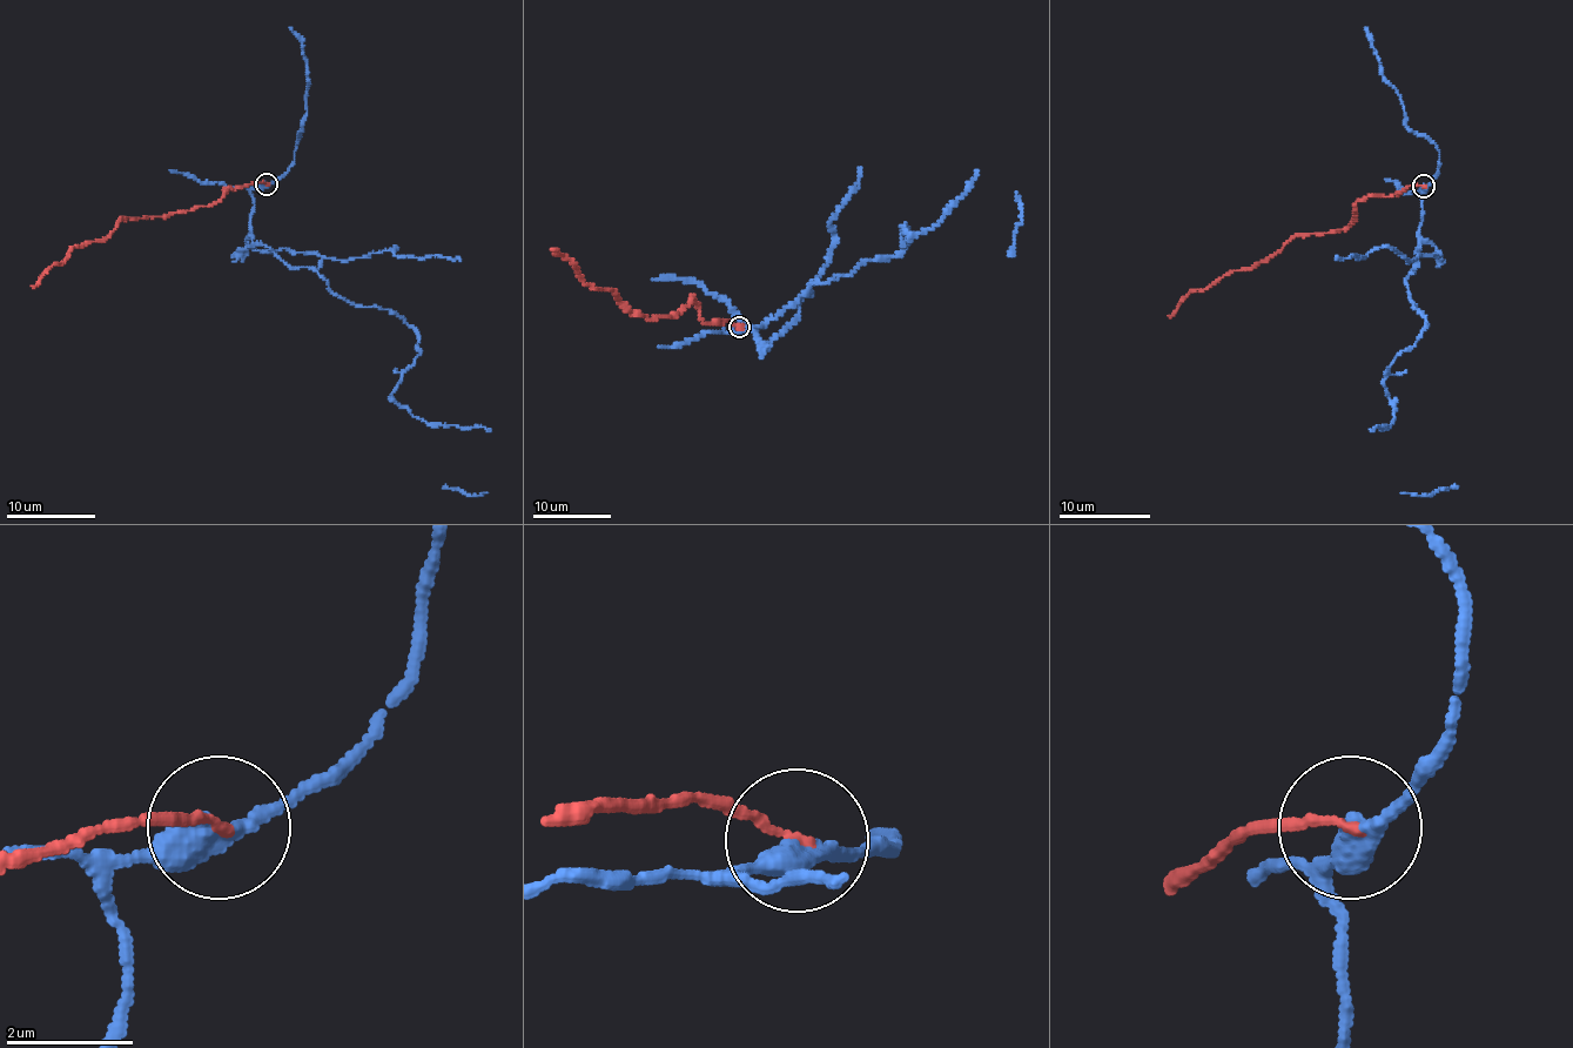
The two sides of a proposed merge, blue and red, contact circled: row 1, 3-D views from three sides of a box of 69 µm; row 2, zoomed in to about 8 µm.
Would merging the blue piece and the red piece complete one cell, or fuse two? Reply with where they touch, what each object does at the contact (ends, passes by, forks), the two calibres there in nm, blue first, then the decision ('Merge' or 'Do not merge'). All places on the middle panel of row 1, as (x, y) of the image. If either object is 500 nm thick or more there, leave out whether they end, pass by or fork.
Place: (739, 327). At the ring blue passes by. At the ring red ends. Thickness 380 nm (blue) against 140 nm. Do not merge

